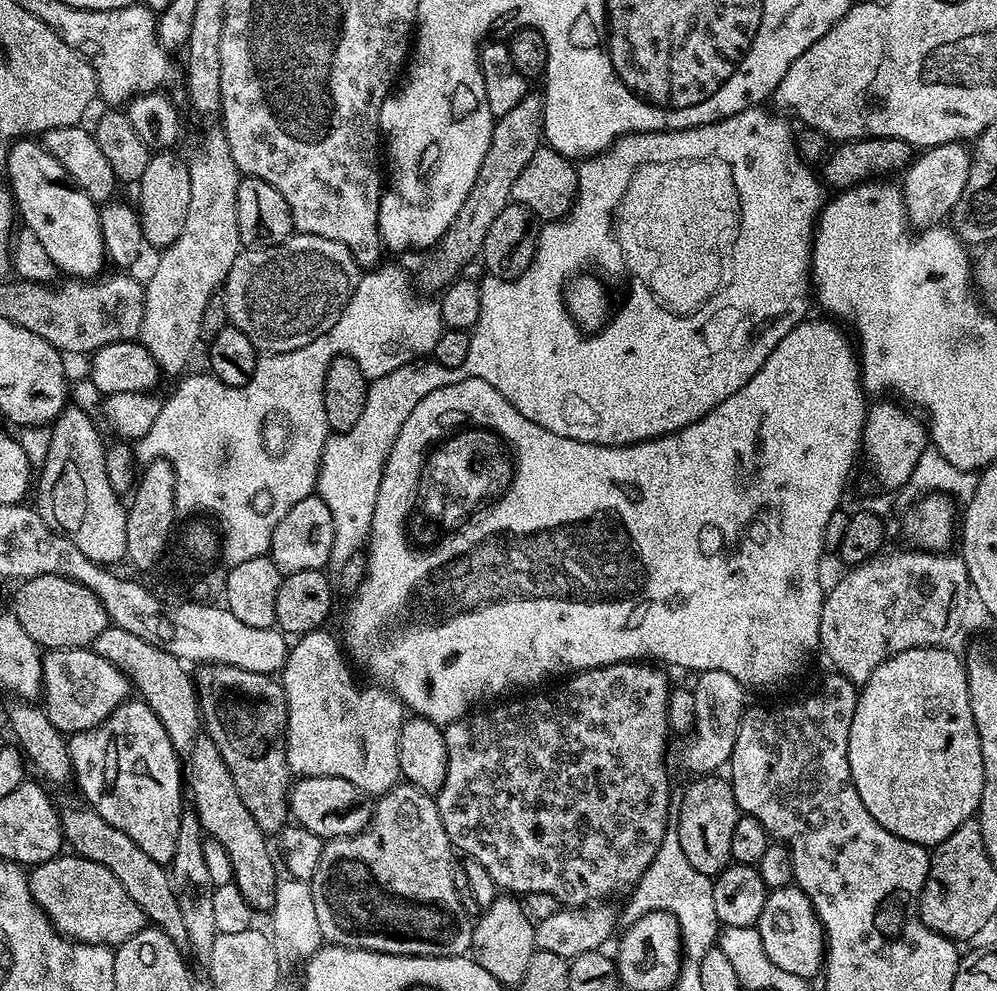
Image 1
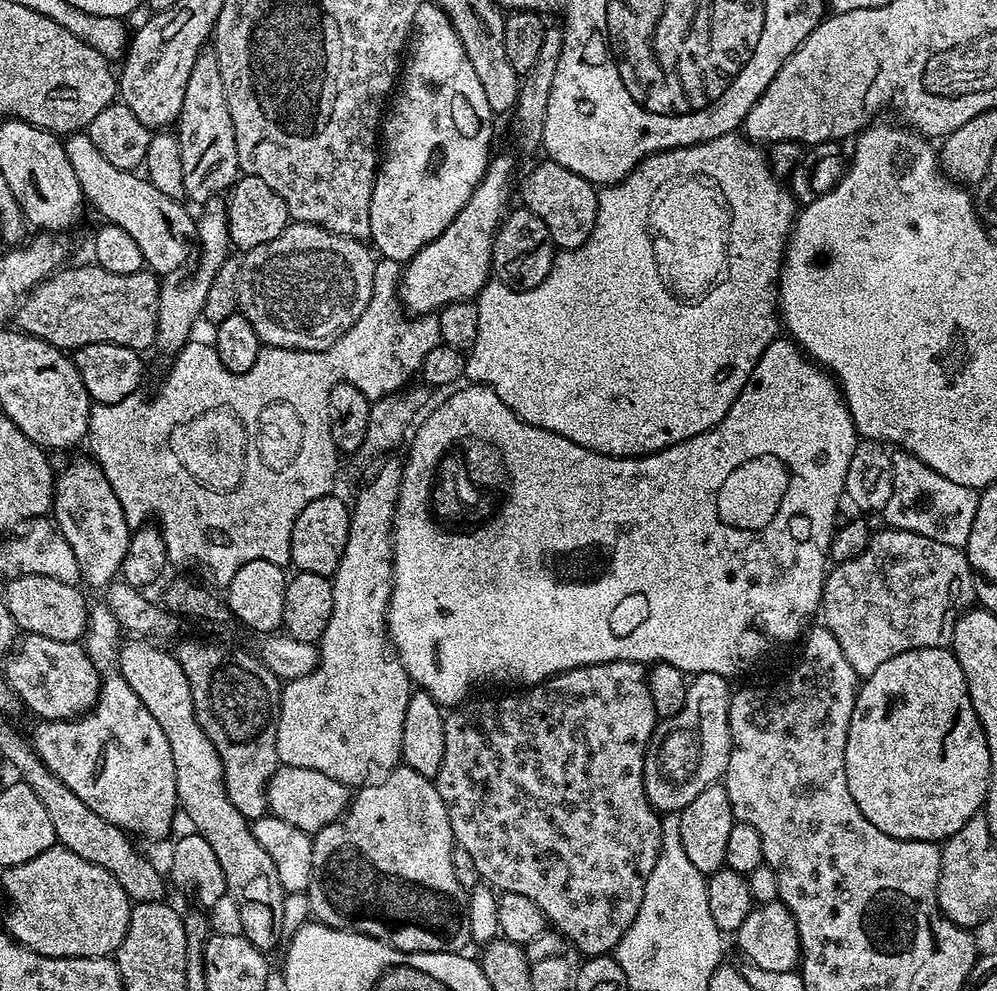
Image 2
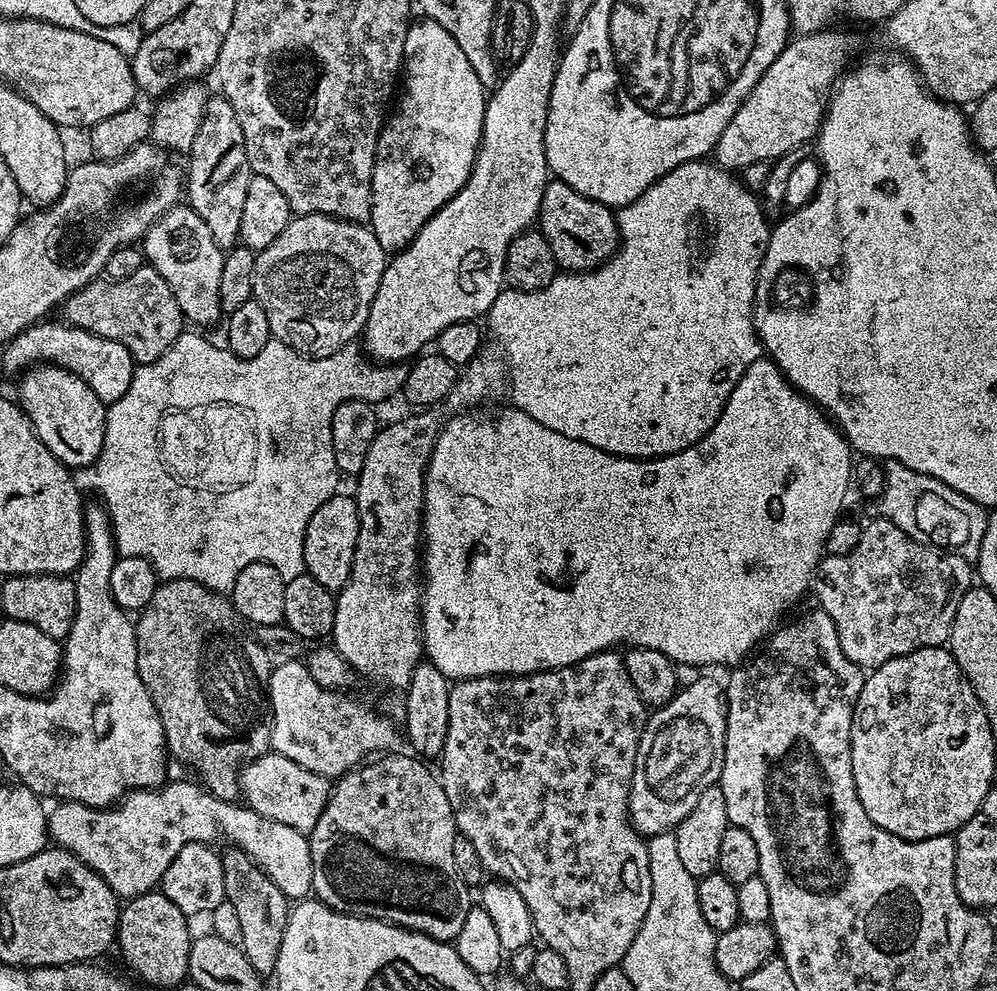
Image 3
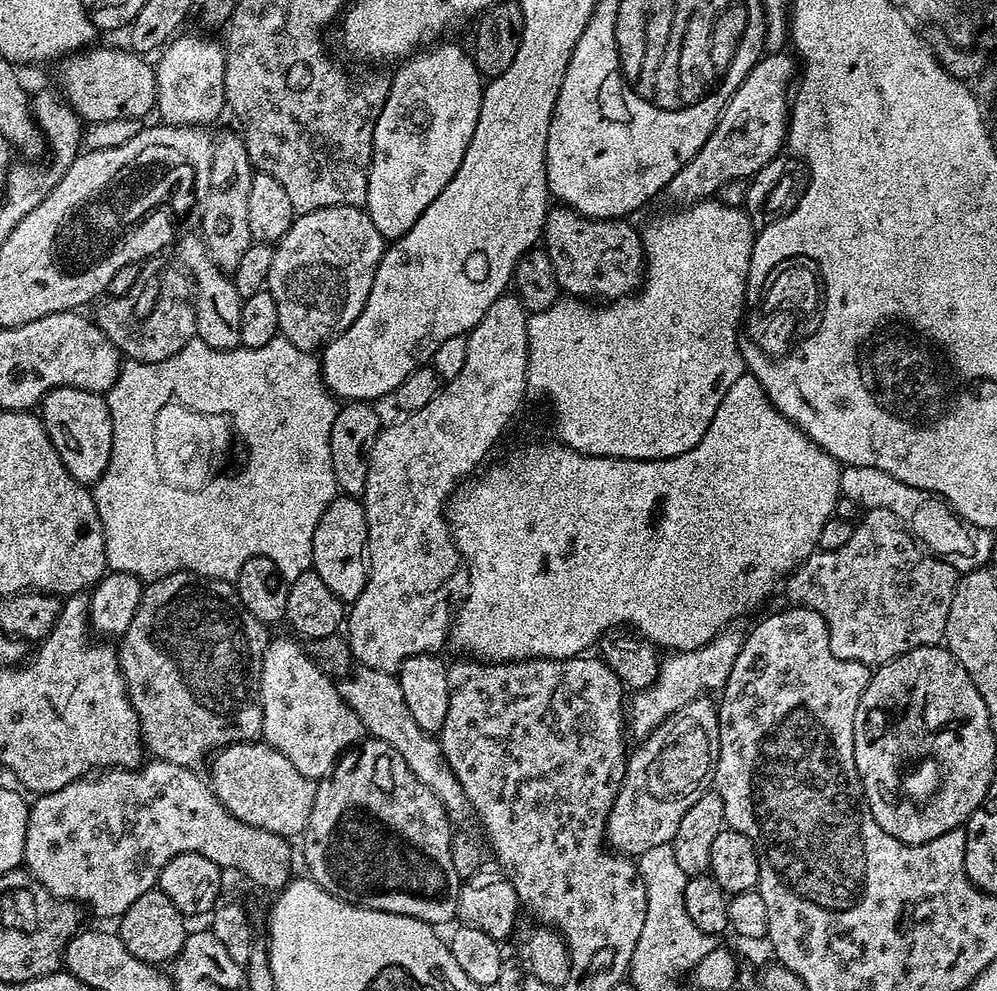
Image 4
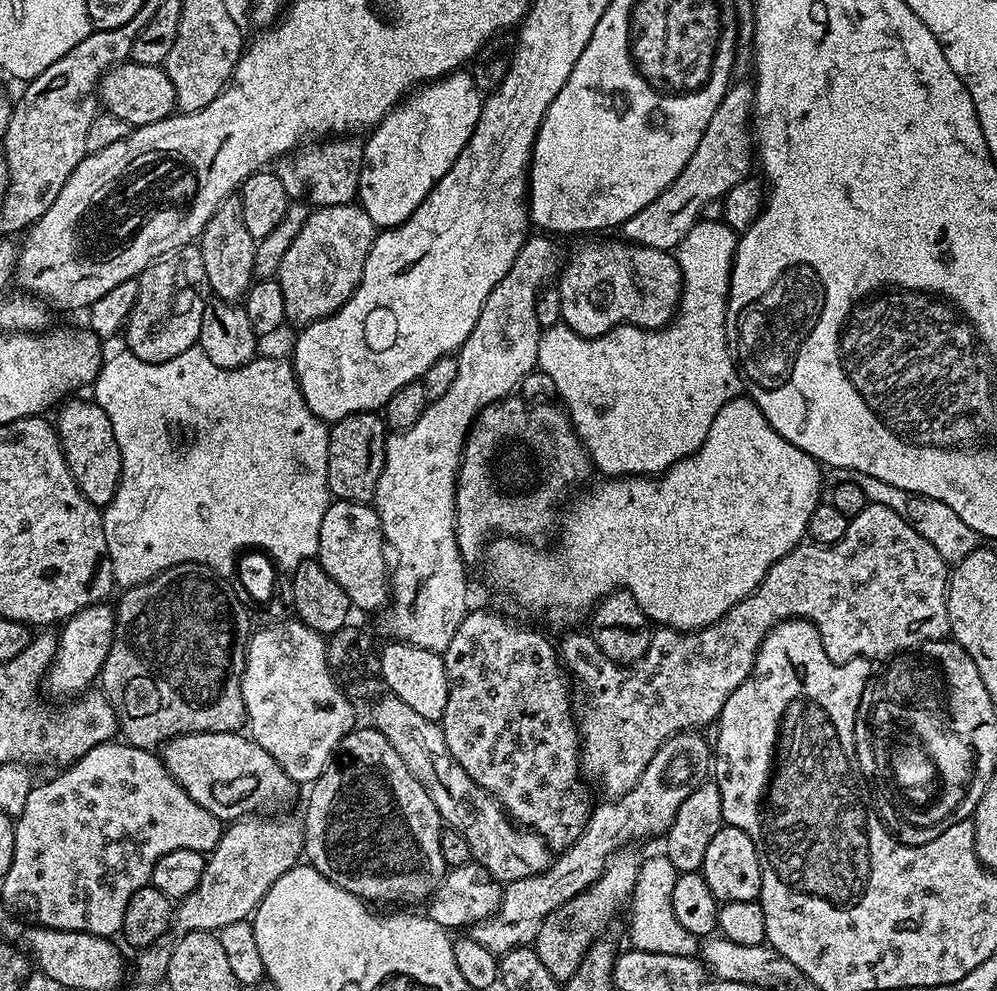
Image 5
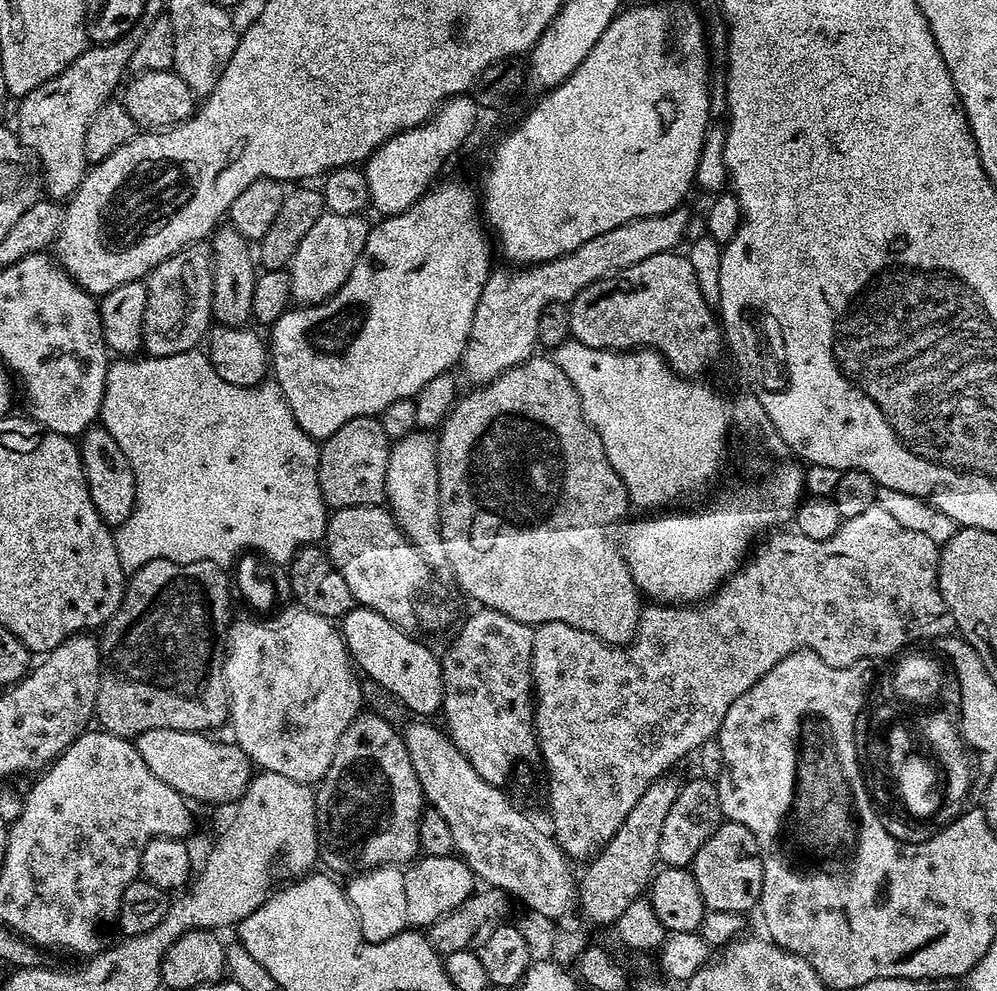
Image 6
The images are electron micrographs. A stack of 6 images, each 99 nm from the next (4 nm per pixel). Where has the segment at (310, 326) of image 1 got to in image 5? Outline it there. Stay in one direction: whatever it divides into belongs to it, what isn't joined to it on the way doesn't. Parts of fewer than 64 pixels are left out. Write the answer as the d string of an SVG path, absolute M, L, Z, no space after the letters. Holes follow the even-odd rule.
M356 202L309 211L306 226L290 242L290 250L286 250L278 273L286 302L284 319L289 325L303 326L333 316L356 293L377 231Z

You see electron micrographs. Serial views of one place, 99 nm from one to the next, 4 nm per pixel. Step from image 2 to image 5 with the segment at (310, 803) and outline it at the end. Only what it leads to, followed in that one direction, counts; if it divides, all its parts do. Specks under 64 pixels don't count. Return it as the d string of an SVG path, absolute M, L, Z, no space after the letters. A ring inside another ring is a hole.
M188 732L185 736L174 736L163 745L162 759L166 770L184 787L186 794L190 794L190 798L194 798L194 802L198 802L198 806L210 810L222 822L231 822L240 819L241 816L259 813L261 810L267 809L264 808L267 804L284 804L298 791L296 781L288 777L286 770L282 770L282 766L278 766L278 762L274 762L274 758L270 758L270 754L266 754L266 750L262 750L262 746L258 746L258 742L254 742L251 735L241 734L240 732Z

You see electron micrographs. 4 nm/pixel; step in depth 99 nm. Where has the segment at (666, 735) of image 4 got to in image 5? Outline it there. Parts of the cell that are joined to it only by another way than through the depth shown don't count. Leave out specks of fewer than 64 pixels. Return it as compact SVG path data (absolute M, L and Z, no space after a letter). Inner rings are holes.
M689 730L674 734L669 740L664 740L662 746L658 746L658 754L654 754L654 758L650 758L650 766L646 766L646 770L642 770L634 787L624 796L604 802L608 804L597 803L593 807L582 834L565 852L559 853L551 861L550 867L539 876L509 880L503 885L500 905L497 906L496 912L471 925L471 940L478 942L478 946L486 946L486 950L497 954L508 952L511 948L531 945L538 934L538 926L544 921L546 914L550 914L550 910L562 906L562 902L570 902L570 898L585 892L600 877L613 852L619 848L629 847L636 842L632 840L640 840L643 836L663 837L667 833L668 827L674 822L674 814L678 814L678 806L682 806L682 802L686 802L686 798L690 798L690 794L694 794L697 786L709 779L710 744L709 741L707 744L700 735L699 731Z

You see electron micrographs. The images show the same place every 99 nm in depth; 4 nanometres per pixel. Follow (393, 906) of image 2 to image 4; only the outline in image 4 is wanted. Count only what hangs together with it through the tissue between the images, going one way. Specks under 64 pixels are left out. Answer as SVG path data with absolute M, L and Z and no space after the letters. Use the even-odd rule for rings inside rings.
M368 738L355 750L345 752L331 773L317 783L314 810L310 810L310 822L302 833L304 860L312 871L311 879L340 900L441 926L457 919L462 883L451 858L451 823L434 790L415 777L402 762L402 754L386 742Z

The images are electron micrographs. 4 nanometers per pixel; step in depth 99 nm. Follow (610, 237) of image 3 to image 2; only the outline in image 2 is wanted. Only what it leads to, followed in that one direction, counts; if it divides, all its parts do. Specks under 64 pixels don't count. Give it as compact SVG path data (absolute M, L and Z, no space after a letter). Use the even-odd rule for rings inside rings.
M547 158L541 160L541 164L536 164L529 170L524 185L521 188L519 185L518 196L524 199L521 200L523 207L529 208L531 212L538 214L538 218L542 218L542 222L546 222L546 226L550 230L550 238L557 249L567 250L582 246L590 238L598 214L597 185L590 183L586 178L582 178L578 174L574 174L574 170L566 170L566 166L558 166L558 162Z

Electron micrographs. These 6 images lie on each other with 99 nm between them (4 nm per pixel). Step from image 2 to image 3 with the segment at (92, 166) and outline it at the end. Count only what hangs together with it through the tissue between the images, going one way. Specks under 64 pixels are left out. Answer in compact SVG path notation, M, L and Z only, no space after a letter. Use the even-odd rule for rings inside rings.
M177 206L166 210L166 214L162 214L159 220L148 227L148 233L145 234L142 241L142 251L147 267L158 270L158 274L162 274L162 278L166 278L166 286L170 286L170 290L174 290L174 298L189 325L216 324L219 320L221 323L222 309L218 289L222 282L222 266L226 252L225 249L218 246L218 242L214 242L214 234L210 234L206 222L202 222L202 218L198 218L198 214L193 208Z

